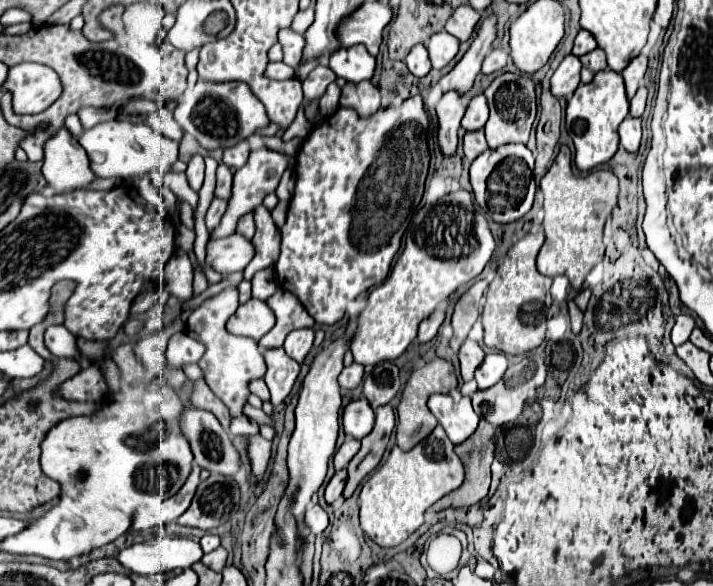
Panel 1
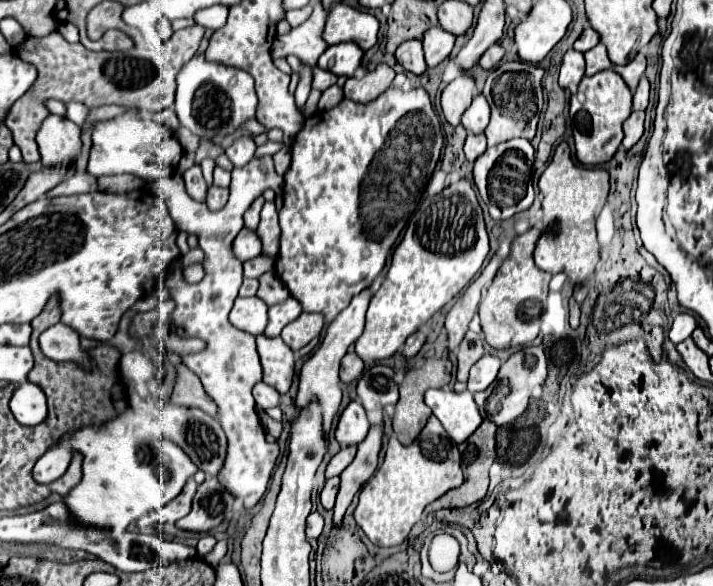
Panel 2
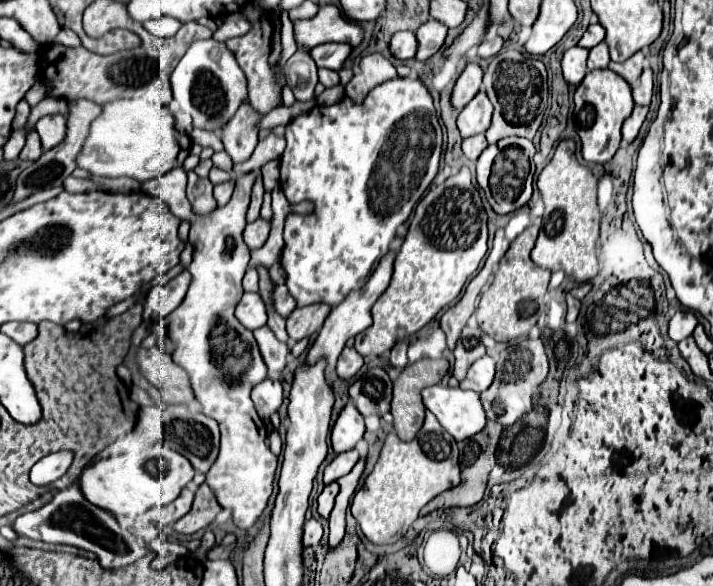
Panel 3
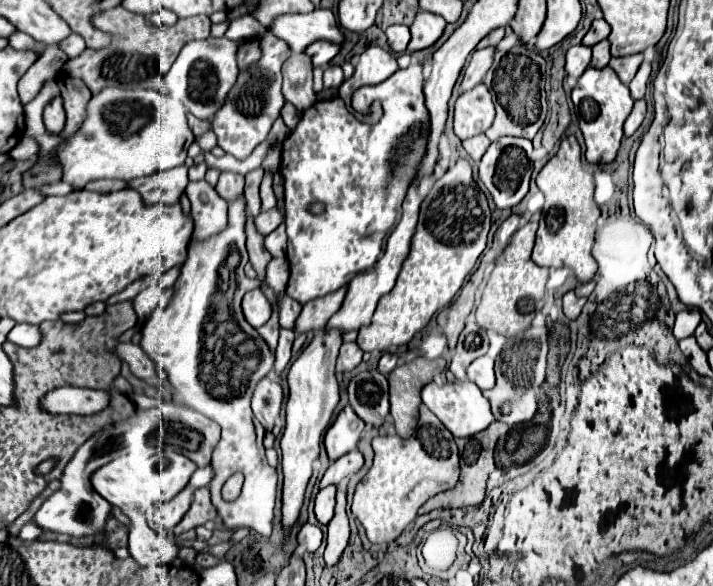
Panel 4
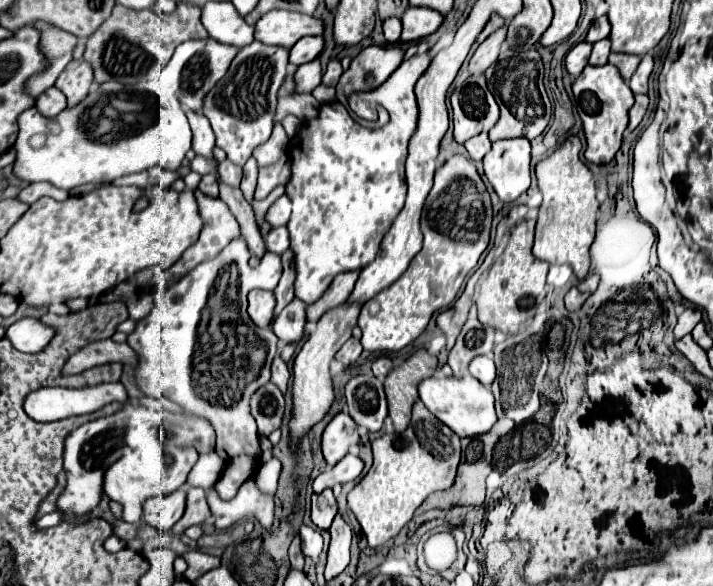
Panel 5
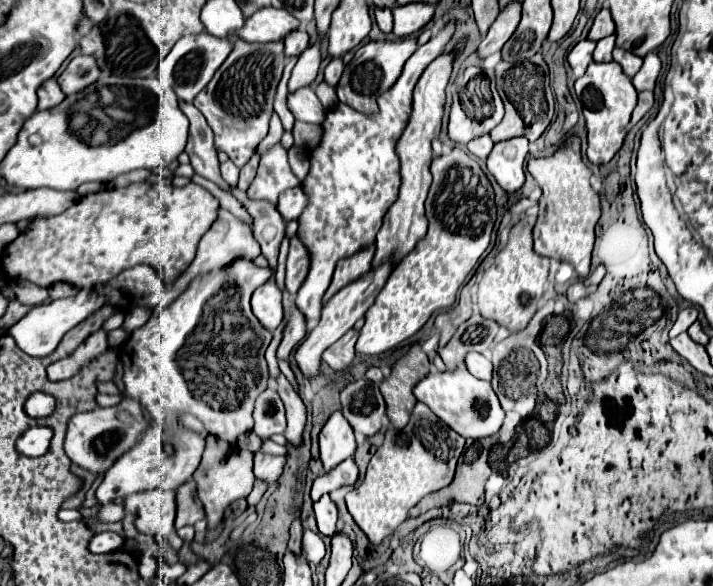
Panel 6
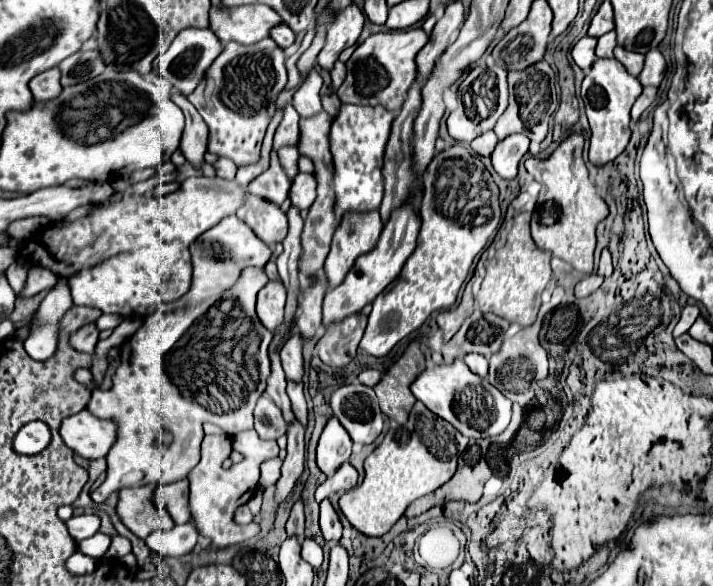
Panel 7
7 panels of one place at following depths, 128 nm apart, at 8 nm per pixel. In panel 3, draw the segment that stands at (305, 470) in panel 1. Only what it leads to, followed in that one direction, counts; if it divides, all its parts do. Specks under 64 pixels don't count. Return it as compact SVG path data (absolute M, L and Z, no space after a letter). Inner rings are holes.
M392 248L392 250L388 252L388 256L384 256L384 260L380 260L378 268L372 272L372 276L368 278L368 282L364 284L364 288L360 288L360 290L348 294L346 300L344 300L344 304L332 308L332 312L328 314L328 318L326 318L326 322L324 322L324 326L322 326L318 338L316 338L316 342L312 344L312 348L310 348L310 352L308 352L306 362L308 362L310 366L316 364L316 362L320 362L320 360L326 360L326 372L324 372L324 376L326 376L326 380L328 380L330 386L332 386L332 382L334 382L332 376L334 376L334 370L336 370L336 360L338 360L342 348L346 346L348 338L352 338L352 336L364 332L364 330L372 324L370 308L372 308L372 304L378 300L378 296L380 296L380 294L388 288L388 284L390 284L394 256L396 256L396 248Z

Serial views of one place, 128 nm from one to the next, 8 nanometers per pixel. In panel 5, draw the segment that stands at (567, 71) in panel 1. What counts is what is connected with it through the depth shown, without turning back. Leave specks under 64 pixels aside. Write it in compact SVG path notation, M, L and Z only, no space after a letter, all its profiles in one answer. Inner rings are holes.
M582 42L582 44L576 44L568 54L566 54L566 70L568 70L568 74L570 76L578 76L582 70L584 70L584 66L588 64L588 56L590 56L590 52L592 52L592 44L588 44L588 42Z

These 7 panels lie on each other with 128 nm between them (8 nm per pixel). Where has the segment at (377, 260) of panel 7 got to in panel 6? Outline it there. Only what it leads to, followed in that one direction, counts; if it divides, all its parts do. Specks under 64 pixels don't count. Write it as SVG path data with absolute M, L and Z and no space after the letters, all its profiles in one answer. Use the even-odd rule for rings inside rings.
M388 262L382 264L380 268L376 268L376 270L368 272L368 274L364 274L360 280L356 280L356 282L348 284L346 288L342 288L342 290L322 308L320 324L304 338L304 342L302 342L302 344L298 346L298 350L296 350L296 362L298 362L298 366L300 366L300 370L302 370L302 374L304 374L306 380L312 380L312 378L316 378L316 376L320 374L320 364L322 364L322 354L324 354L324 350L328 350L336 340L340 340L340 338L366 314L366 310L372 306L376 294L382 290L386 278L390 276L390 272L392 272L390 264L388 264Z

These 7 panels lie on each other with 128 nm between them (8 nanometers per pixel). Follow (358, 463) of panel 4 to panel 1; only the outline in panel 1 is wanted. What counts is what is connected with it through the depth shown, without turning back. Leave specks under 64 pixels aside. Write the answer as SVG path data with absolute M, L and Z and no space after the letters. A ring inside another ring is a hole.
M346 438L346 442L338 448L336 456L334 456L334 466L336 470L342 470L350 464L350 460L356 456L356 452L360 450L360 440L356 438Z

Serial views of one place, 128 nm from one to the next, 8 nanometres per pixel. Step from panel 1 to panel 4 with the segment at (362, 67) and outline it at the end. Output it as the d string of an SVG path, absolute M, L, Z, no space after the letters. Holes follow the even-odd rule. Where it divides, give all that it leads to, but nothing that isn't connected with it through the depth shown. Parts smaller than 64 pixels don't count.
M314 42L306 48L306 54L312 58L314 68L324 68L330 64L330 60L340 52L338 44L332 42Z

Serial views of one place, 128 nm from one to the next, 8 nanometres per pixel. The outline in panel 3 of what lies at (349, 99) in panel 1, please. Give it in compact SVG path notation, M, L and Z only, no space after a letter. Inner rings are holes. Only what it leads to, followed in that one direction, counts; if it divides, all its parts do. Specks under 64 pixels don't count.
M370 54L362 58L360 72L356 72L354 78L346 84L346 96L352 98L356 104L360 104L372 88L396 76L398 76L396 68L390 60L386 60L382 54Z

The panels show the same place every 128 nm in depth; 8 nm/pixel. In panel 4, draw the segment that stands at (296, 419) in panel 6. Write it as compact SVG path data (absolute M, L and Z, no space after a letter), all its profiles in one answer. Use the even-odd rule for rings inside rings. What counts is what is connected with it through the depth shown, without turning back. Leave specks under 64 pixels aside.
M280 328L280 340L278 340L278 348L276 348L276 362L274 368L278 374L282 374L282 370L286 368L288 360L290 360L290 350L292 350L292 342L294 342L294 332Z

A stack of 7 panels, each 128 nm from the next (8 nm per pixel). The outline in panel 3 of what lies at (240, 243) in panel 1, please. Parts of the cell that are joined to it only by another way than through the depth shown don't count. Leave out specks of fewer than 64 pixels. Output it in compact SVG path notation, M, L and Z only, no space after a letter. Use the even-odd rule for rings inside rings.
M258 218L256 222L248 224L244 228L244 242L250 250L256 250L260 246L264 246L264 242L268 240L268 232L270 232L270 224L262 218Z

